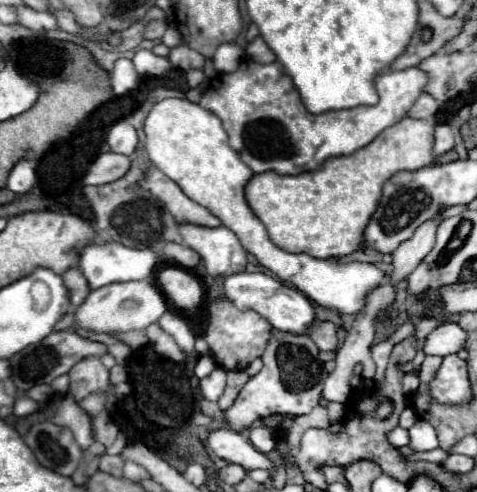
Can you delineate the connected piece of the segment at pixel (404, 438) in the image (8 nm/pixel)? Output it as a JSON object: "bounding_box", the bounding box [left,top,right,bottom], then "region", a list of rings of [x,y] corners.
{"bounding_box":[387,428,409,448],"region":[[[393,428],[389,434],[387,434],[387,442],[391,444],[391,446],[395,446],[395,448],[403,448],[403,446],[407,446],[407,442],[409,442],[409,434],[407,434],[407,430],[403,430],[403,428]]]}

